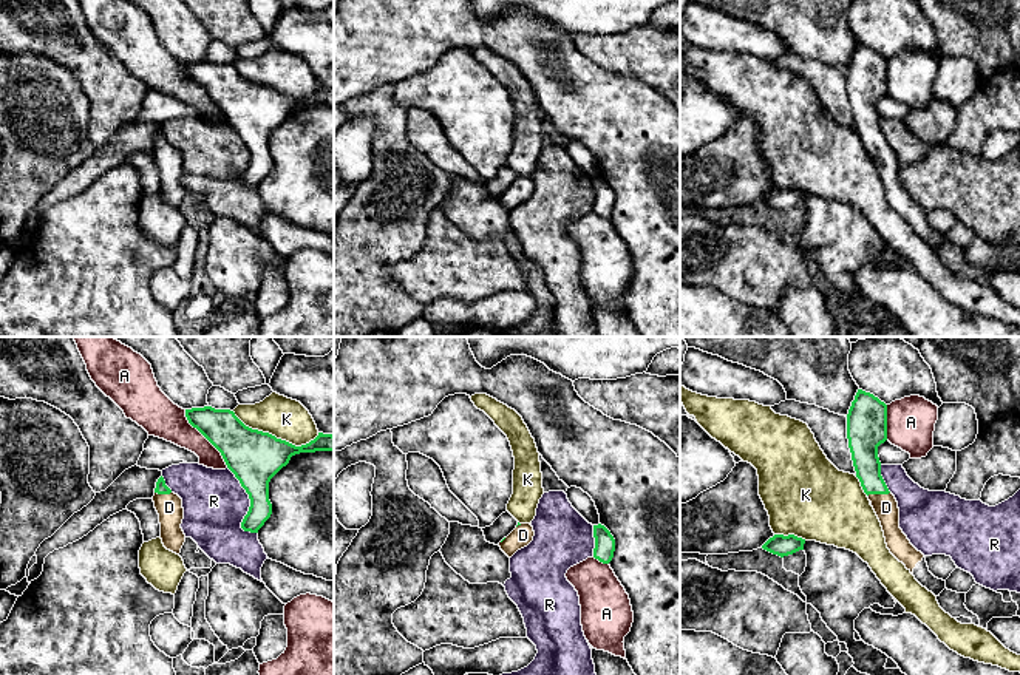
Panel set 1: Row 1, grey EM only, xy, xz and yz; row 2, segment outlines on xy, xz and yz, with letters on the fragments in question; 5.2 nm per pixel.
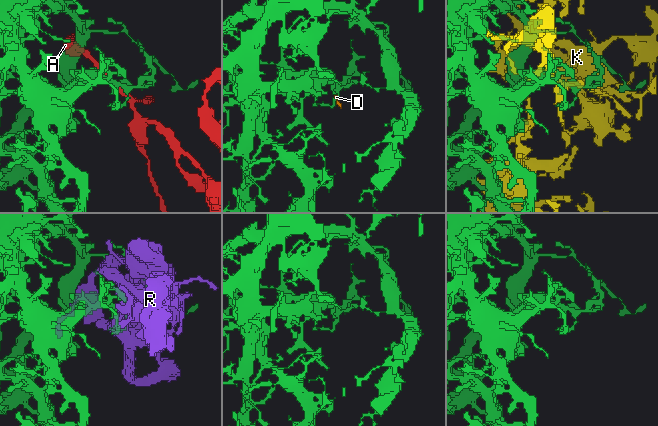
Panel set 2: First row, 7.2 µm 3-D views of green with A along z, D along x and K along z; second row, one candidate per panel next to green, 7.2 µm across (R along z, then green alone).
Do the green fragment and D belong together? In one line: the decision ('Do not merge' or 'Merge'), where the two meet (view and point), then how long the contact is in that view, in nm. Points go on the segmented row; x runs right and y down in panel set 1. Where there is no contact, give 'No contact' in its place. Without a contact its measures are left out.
Merge. Touches green at yz (878, 493). Shared border 120 nm

